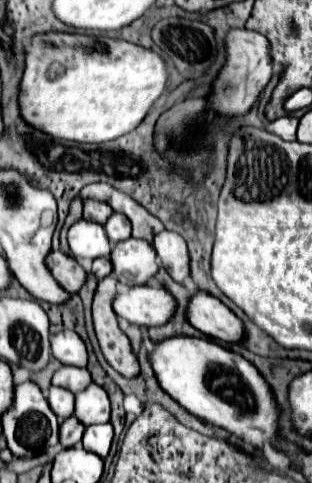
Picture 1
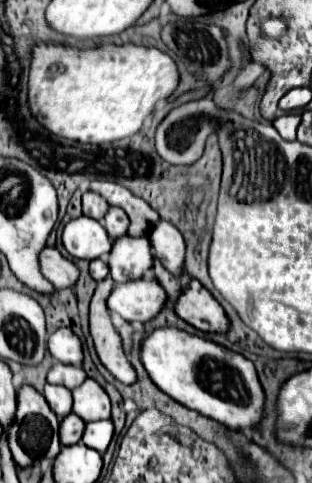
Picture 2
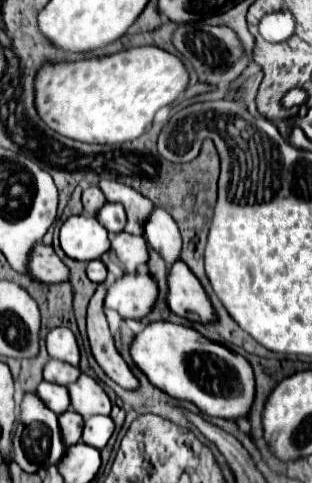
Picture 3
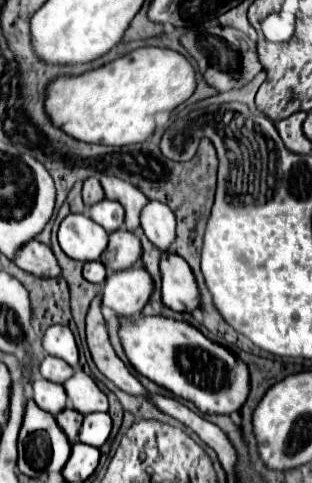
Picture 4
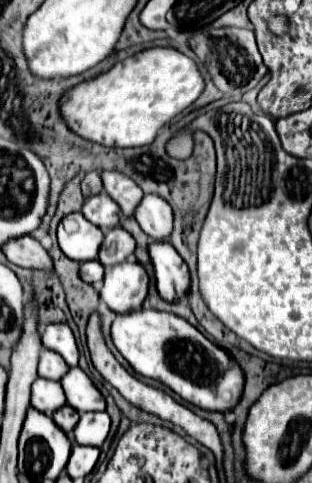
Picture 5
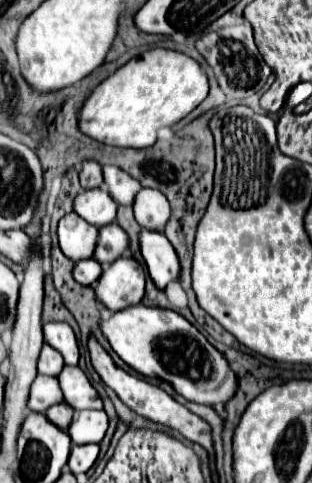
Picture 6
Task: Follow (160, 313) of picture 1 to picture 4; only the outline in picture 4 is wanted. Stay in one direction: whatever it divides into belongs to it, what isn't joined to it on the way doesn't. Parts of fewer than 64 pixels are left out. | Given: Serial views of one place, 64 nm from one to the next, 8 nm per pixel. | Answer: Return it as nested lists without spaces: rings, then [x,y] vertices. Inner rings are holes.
[[[142,266],[110,272],[104,284],[104,304],[118,316],[138,316],[152,294],[152,278]]]

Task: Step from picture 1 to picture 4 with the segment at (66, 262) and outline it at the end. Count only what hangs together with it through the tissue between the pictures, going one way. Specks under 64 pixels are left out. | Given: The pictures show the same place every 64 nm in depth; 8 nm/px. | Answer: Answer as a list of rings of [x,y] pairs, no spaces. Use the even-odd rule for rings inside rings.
[[[30,240],[16,250],[14,264],[22,270],[28,270],[38,276],[58,276],[60,266],[48,246],[38,240]]]

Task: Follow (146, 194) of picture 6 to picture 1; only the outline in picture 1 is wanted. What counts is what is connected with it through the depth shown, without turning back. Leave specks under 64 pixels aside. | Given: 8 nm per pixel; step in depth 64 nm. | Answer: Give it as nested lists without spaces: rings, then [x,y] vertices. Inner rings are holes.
[[[162,230],[160,234],[154,236],[154,250],[158,254],[160,264],[166,268],[166,272],[182,284],[182,280],[188,276],[190,268],[188,268],[188,248],[186,248],[186,240],[174,232],[174,230]]]

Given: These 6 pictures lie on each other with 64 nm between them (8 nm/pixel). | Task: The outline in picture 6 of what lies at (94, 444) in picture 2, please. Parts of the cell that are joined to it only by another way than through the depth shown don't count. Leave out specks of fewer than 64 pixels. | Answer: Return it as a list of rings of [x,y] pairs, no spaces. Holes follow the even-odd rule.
[[[80,410],[74,414],[68,426],[68,436],[74,444],[100,444],[108,428],[108,416],[104,410]]]

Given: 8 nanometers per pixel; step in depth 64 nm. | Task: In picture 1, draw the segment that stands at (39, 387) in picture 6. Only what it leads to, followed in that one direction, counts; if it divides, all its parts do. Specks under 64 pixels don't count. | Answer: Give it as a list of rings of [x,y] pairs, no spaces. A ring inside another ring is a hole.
[[[50,386],[48,390],[48,404],[54,410],[54,414],[60,420],[66,420],[68,416],[74,414],[74,394],[66,388],[58,388],[58,386]]]

